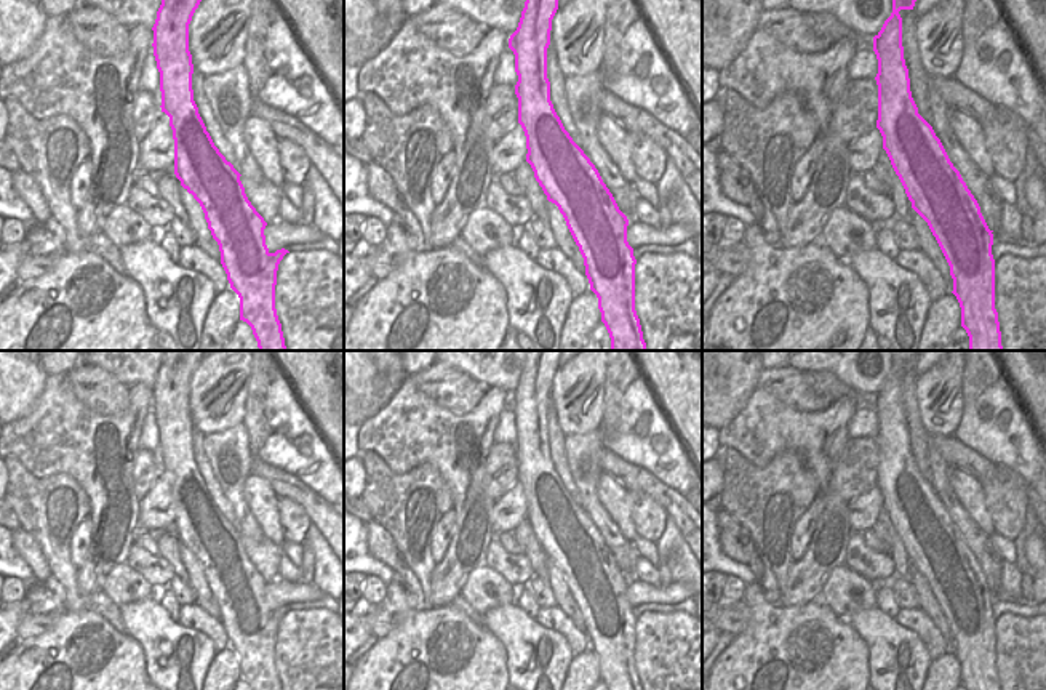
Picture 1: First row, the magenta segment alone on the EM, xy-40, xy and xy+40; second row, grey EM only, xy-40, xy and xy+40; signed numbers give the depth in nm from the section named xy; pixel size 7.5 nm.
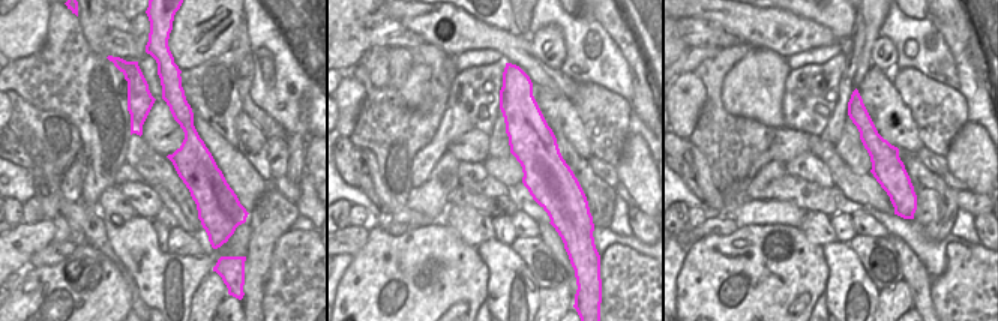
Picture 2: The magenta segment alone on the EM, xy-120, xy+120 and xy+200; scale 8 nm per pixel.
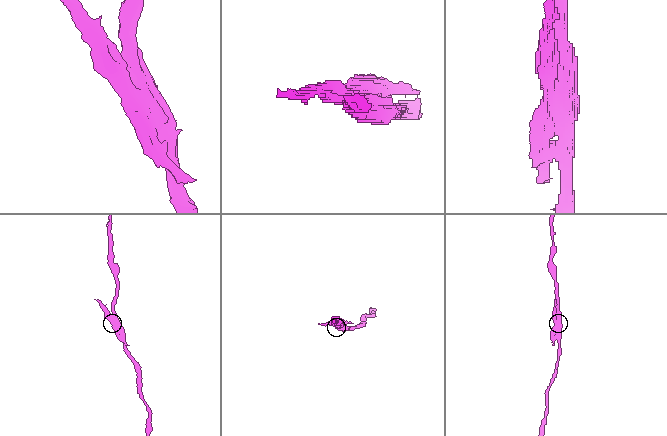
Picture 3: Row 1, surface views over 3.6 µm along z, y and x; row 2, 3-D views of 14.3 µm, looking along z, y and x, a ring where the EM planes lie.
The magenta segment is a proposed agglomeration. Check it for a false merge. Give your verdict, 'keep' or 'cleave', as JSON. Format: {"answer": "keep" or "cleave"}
{"answer": "cleave"}

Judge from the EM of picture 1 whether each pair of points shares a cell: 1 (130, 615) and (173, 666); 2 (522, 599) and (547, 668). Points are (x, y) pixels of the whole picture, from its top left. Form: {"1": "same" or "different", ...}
{"1": "same", "2": "different"}

